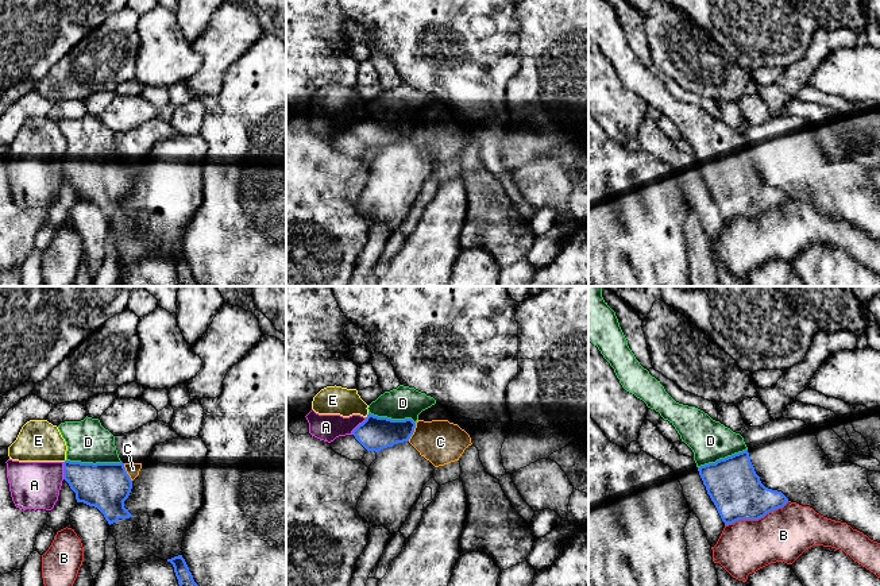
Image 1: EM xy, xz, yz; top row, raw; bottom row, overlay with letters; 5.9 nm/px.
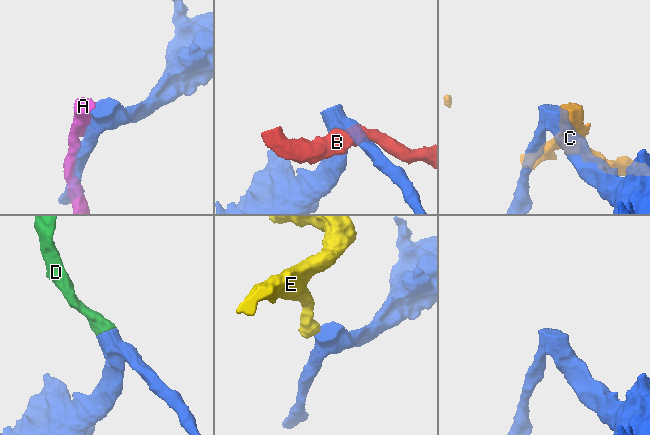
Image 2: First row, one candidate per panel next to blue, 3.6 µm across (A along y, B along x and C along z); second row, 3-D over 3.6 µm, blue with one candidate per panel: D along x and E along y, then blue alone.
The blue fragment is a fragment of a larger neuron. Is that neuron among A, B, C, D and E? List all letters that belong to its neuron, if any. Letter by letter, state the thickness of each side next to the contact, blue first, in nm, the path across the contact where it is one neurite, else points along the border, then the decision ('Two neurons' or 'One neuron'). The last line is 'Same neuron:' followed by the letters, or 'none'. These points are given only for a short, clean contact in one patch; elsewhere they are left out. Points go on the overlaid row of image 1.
A: Thickness 200 nm (blue) against 160 nm. Two neurons
B: Thickness 320 nm (blue) against 320 nm. Two neurons
C: Thickness 200 nm (blue) against 260 nm. Two neurons
D: Thickness 280 nm (blue) against 260 nm. One neuron
E: Thickness 200 nm (blue) against 180 nm. Boundary: xz (369, 412), (366, 417). Two neurons
Same neuron: D

